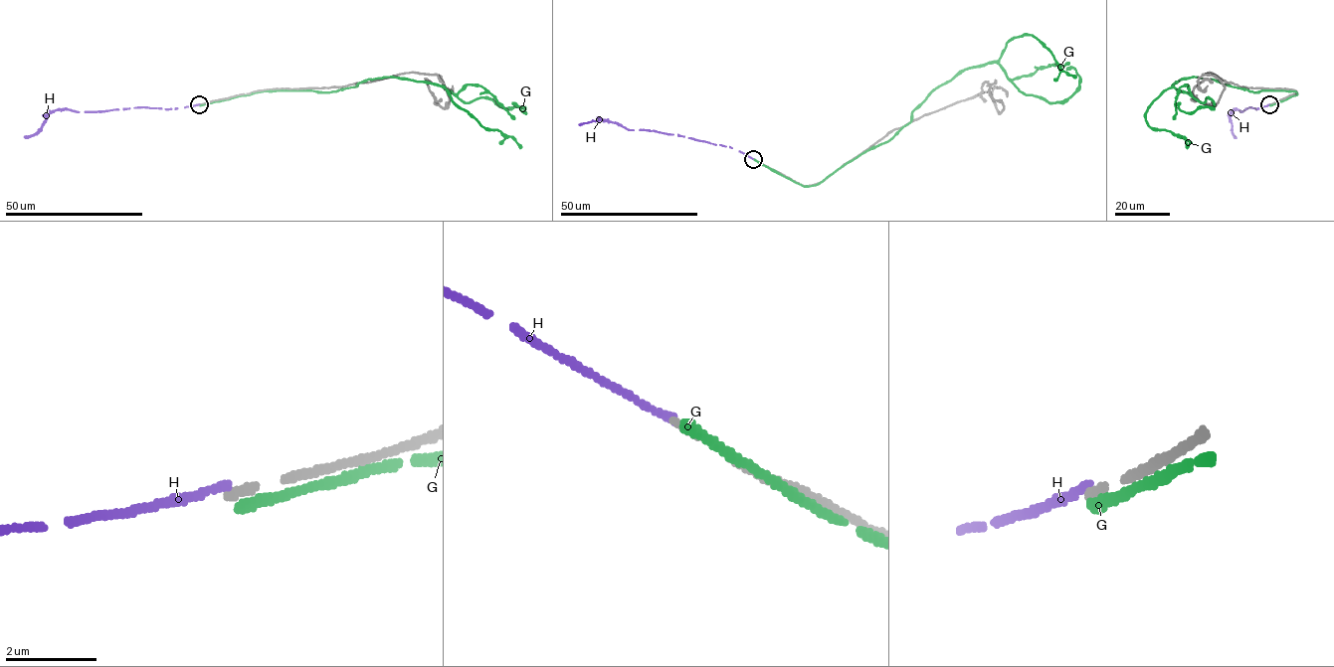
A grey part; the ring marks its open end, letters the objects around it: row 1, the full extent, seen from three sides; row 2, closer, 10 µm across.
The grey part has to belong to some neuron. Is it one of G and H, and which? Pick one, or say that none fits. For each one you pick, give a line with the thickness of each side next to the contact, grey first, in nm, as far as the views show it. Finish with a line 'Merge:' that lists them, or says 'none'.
Merge: none

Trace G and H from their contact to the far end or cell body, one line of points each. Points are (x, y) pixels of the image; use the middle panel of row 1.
G: (754, 159), (818, 184), (886, 142), (966, 70), (997, 63), (1020, 91), (1056, 102), (1078, 86), (1066, 69)
H: (753, 159), (729, 146), (677, 134), (628, 130), (602, 119), (579, 125)

